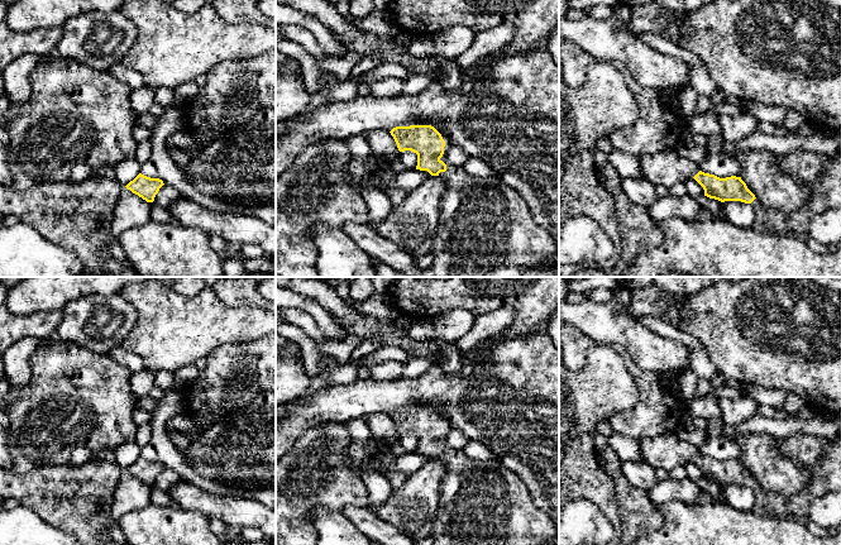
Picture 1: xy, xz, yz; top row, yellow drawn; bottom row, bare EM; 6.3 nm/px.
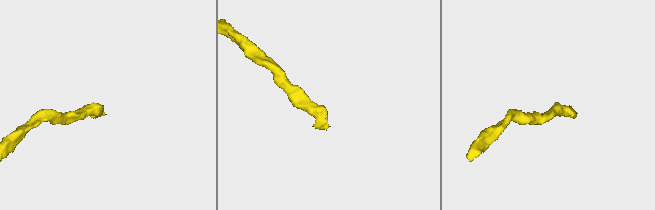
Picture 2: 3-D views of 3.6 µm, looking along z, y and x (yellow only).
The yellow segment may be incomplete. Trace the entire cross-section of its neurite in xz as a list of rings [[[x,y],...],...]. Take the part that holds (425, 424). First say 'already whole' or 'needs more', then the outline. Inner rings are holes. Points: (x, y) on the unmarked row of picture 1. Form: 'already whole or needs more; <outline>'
needs more; [[[410,408],[410,410],[396,410],[391,415],[397,431],[400,435],[411,434],[417,438],[417,449],[416,453],[427,454],[431,459],[439,459],[445,463],[446,473],[440,486],[440,496],[439,496],[439,507],[435,512],[435,518],[431,530],[431,537],[434,539],[433,545],[555,545],[559,540],[556,529],[551,522],[550,517],[537,508],[530,496],[530,491],[524,483],[524,481],[512,470],[506,468],[497,458],[491,460],[473,460],[468,458],[463,449],[460,448],[445,448],[440,441],[444,438],[445,425],[441,417],[431,408]]]

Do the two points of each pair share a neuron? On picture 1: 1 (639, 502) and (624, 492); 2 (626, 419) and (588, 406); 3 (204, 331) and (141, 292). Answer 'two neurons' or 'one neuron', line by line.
1: one neuron
2: two neurons
3: one neuron

